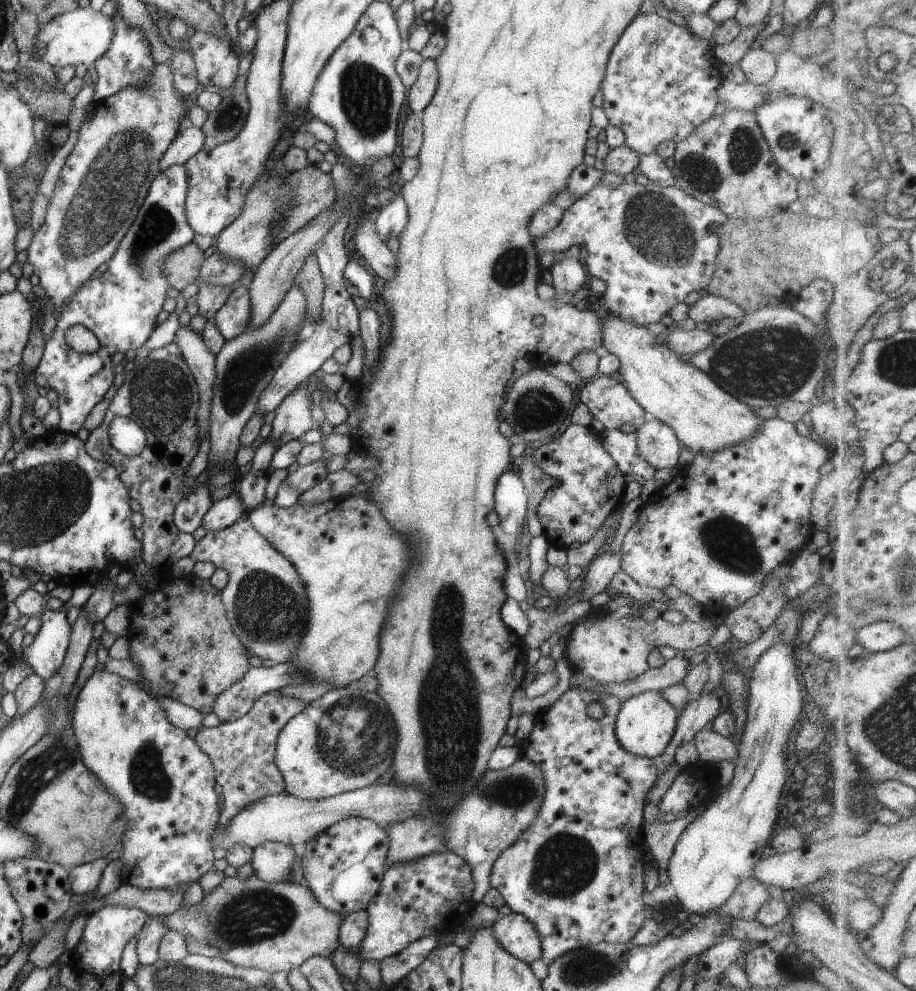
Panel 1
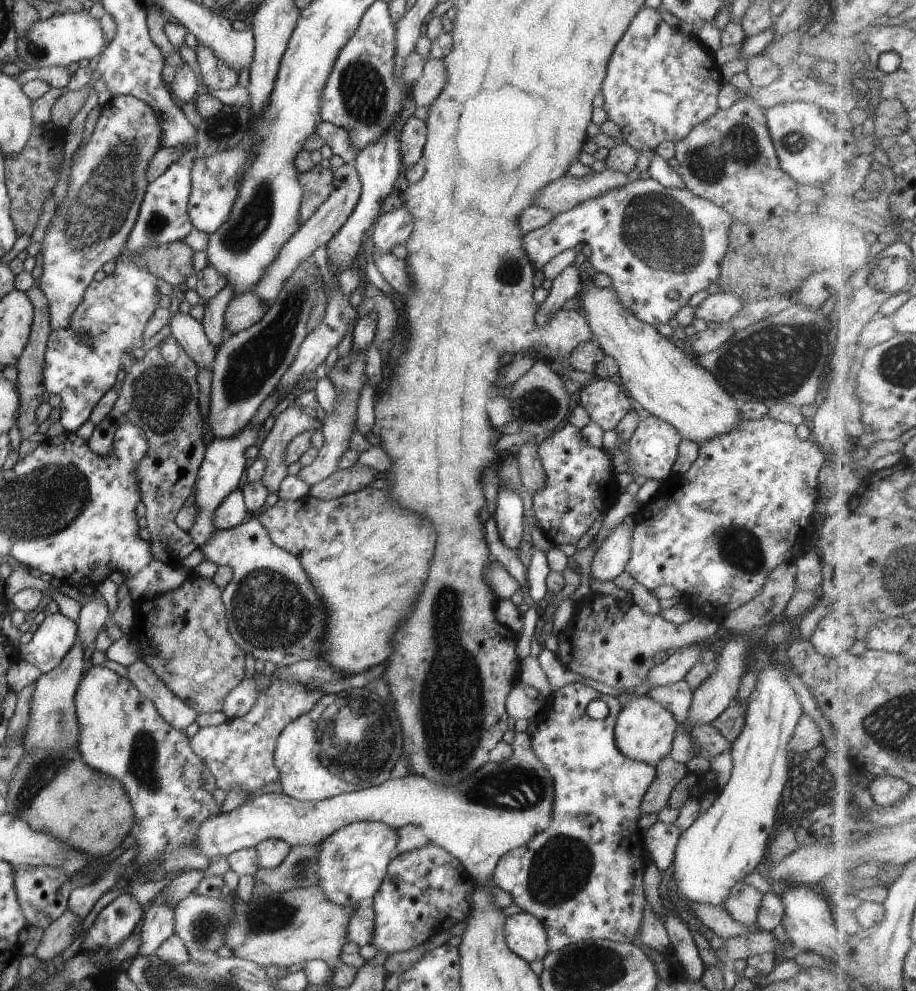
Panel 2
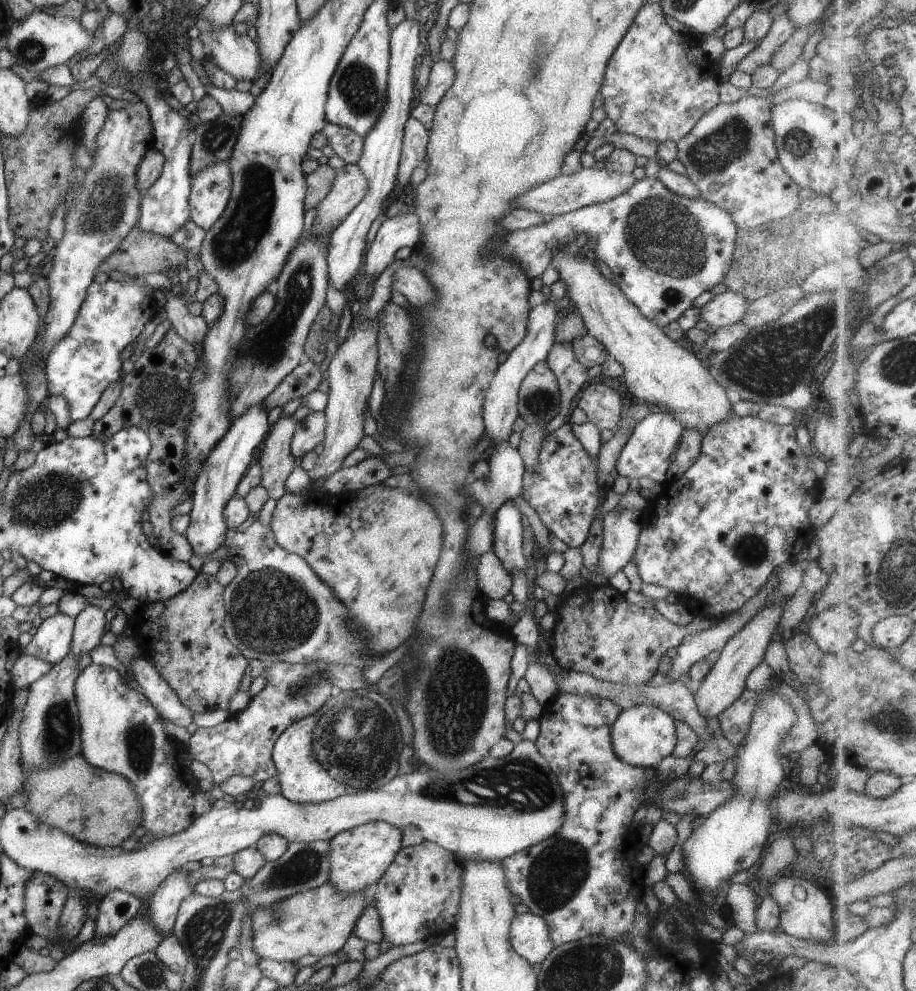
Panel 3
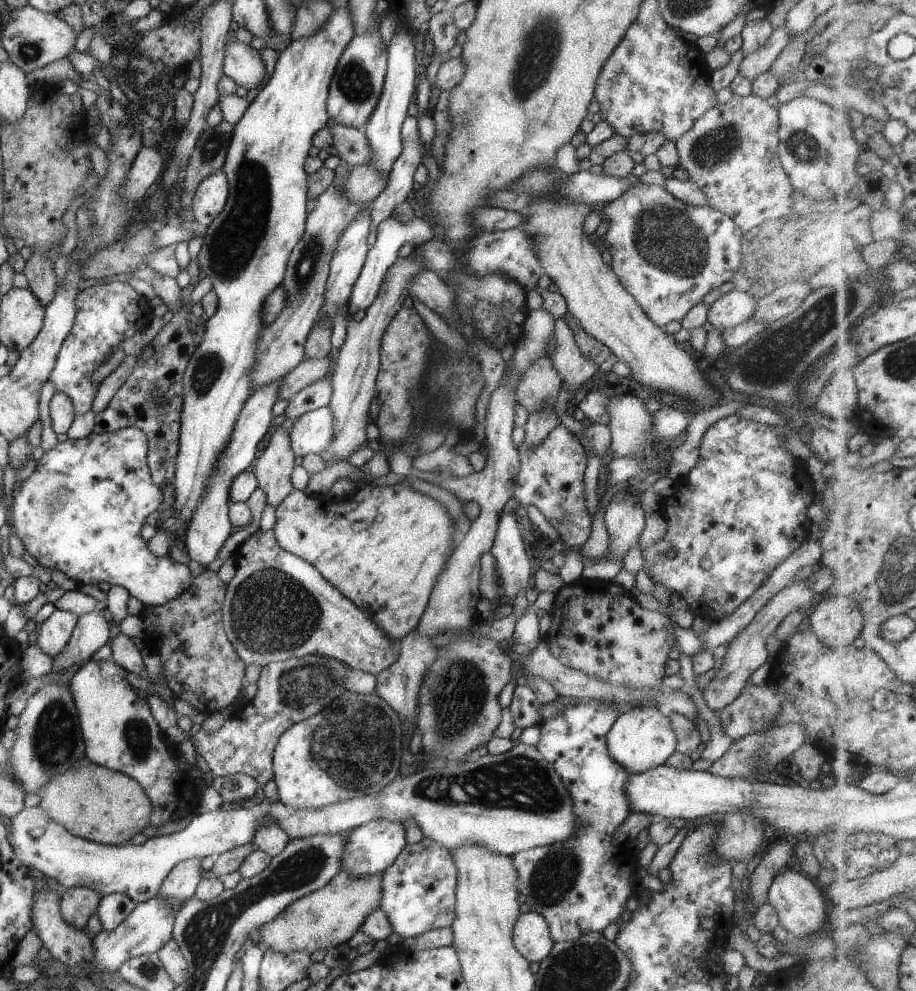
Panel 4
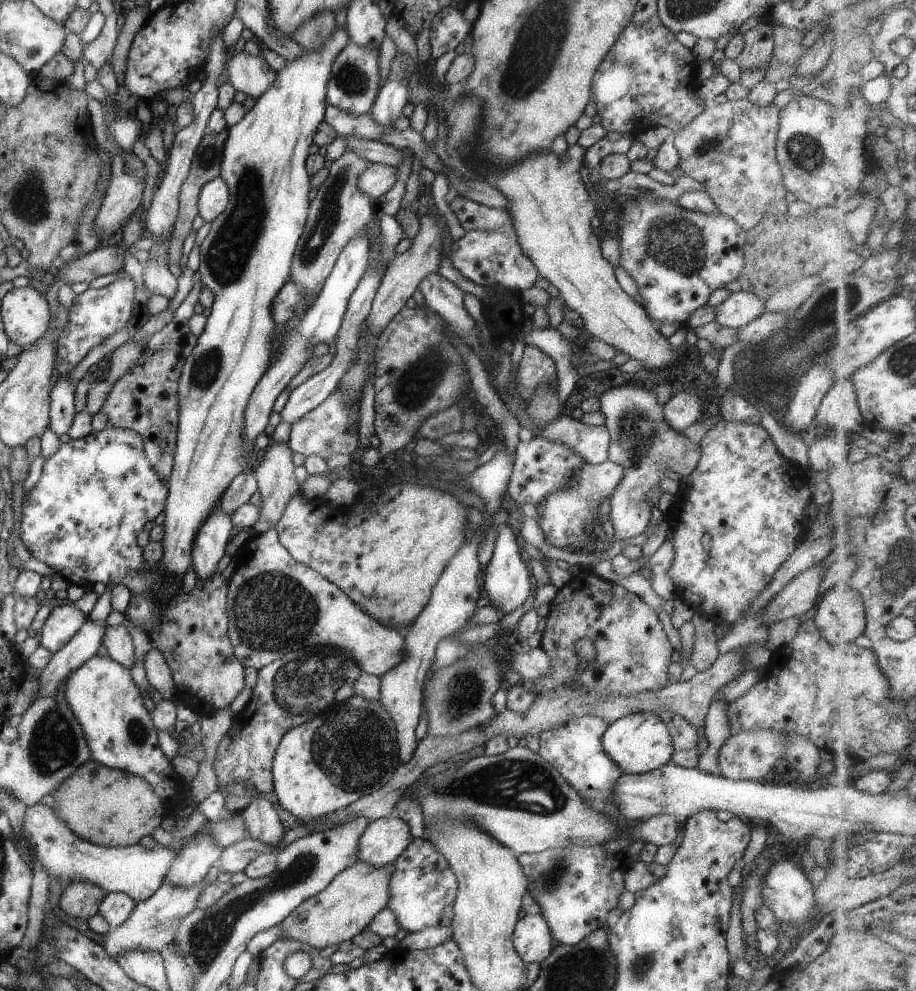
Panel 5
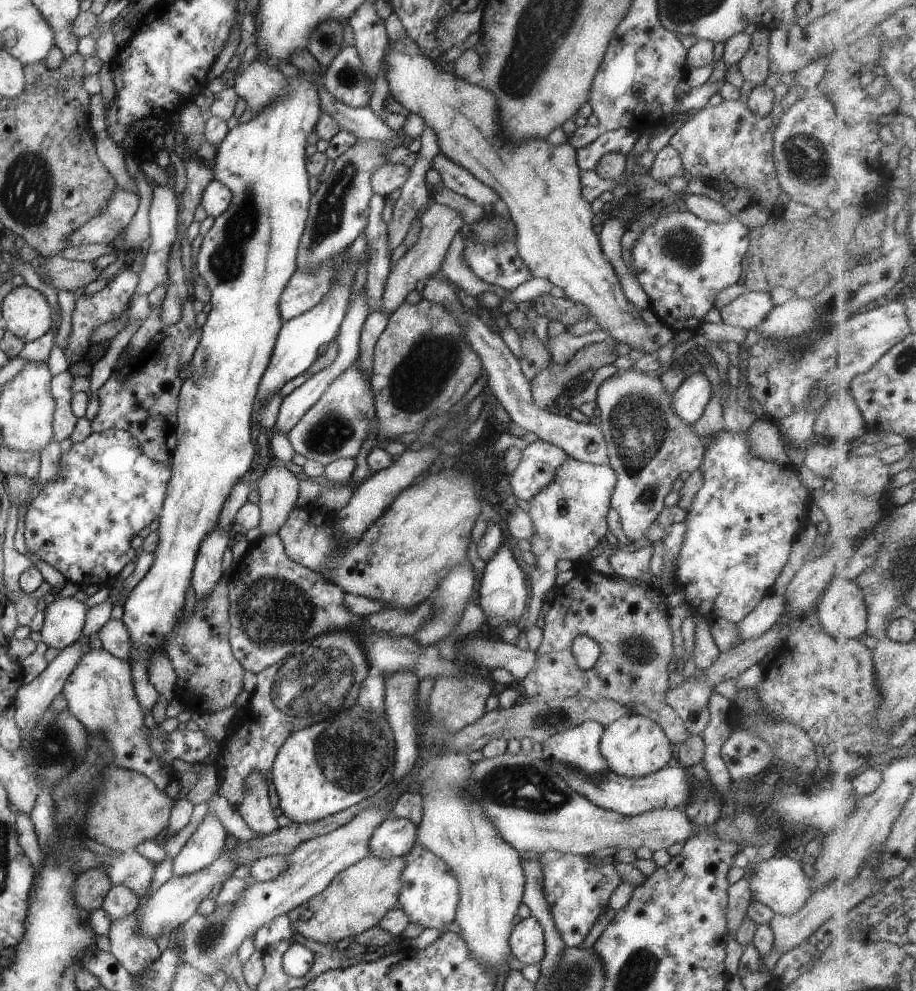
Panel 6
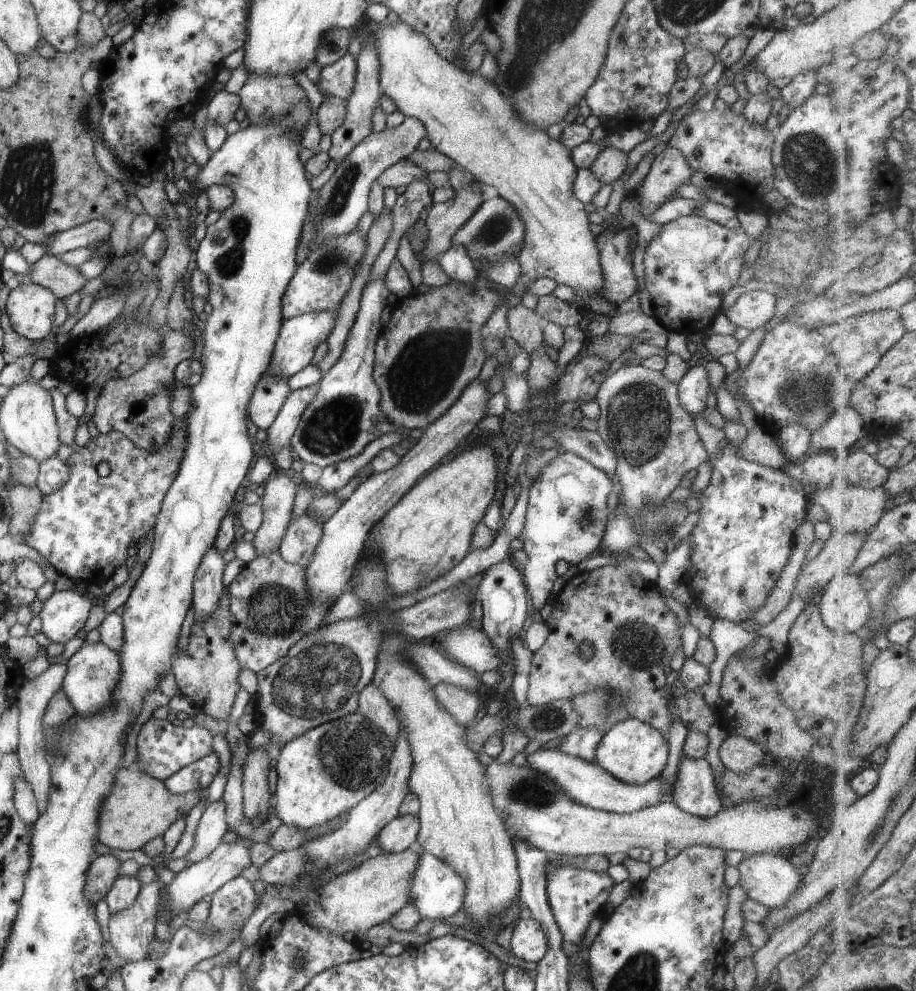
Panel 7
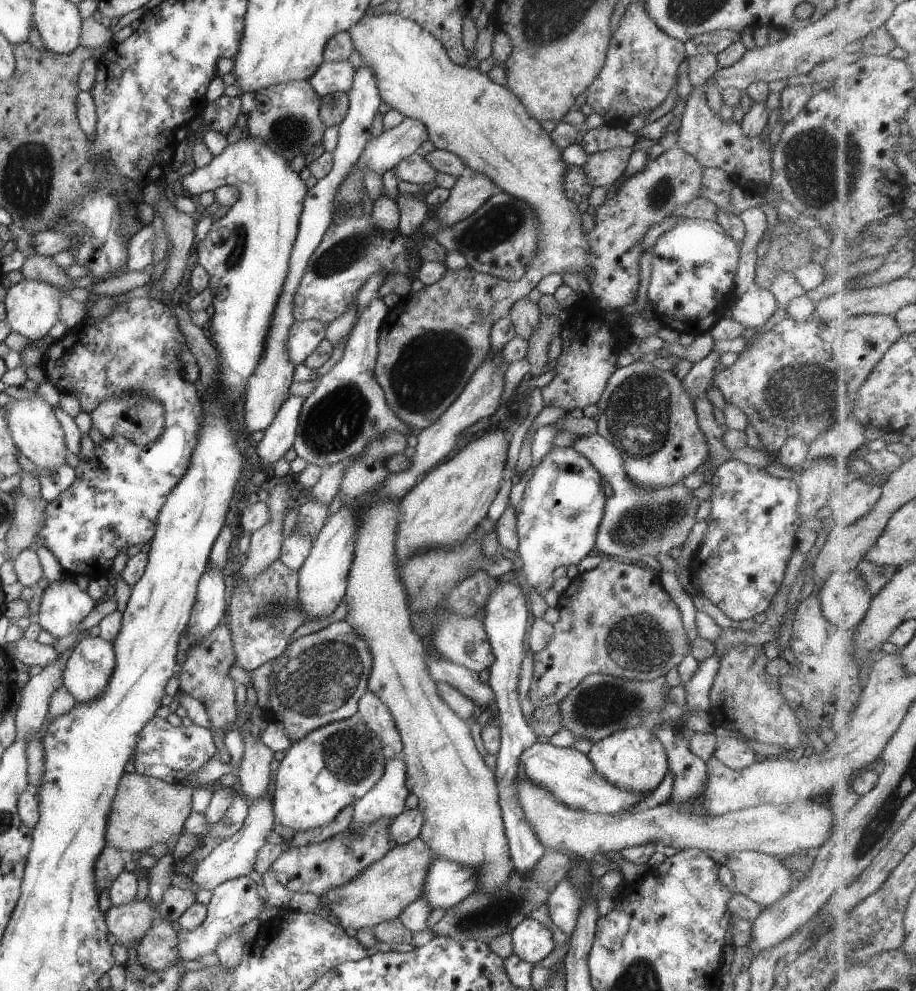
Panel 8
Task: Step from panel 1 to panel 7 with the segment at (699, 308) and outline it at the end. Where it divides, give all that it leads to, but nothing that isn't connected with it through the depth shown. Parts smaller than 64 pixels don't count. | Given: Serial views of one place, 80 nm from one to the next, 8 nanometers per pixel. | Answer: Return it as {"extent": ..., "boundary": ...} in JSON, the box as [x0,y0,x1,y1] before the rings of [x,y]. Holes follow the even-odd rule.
{"extent":[723,290,775,332],"boundary":[[[755,290],[739,296],[723,314],[735,327],[751,332],[775,315],[775,301],[769,292]]]}

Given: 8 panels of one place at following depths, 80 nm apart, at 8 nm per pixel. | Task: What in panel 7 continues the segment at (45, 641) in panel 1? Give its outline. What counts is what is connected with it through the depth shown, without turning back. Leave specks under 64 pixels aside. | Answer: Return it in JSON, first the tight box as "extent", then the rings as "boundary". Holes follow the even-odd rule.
{"extent":[38,590,94,644],"boundary":[[[82,590],[53,591],[42,602],[38,617],[41,630],[49,642],[69,644],[76,636],[87,618],[94,601],[82,595]]]}

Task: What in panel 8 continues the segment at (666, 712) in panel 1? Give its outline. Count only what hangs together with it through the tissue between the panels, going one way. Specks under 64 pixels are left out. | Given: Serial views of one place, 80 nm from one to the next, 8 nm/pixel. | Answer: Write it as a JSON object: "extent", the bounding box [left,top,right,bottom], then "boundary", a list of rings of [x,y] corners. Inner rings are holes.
{"extent":[586,726,669,794],"boundary":[[[641,726],[615,731],[593,741],[586,755],[599,776],[619,789],[637,794],[651,792],[669,769],[662,742]]]}

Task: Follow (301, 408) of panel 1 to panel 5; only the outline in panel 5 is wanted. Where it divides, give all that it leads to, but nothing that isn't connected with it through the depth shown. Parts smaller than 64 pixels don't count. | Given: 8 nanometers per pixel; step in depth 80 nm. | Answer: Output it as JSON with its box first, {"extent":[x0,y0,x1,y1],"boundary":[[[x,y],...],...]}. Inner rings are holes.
{"extent":[251,442,300,526],"boundary":[[[269,442],[265,448],[264,455],[259,465],[251,473],[256,479],[257,491],[261,494],[261,504],[258,510],[258,519],[260,522],[266,521],[272,526],[279,520],[283,514],[283,506],[287,506],[289,498],[297,492],[300,484],[294,478],[293,471],[295,468],[291,462],[293,452],[285,443]]]}

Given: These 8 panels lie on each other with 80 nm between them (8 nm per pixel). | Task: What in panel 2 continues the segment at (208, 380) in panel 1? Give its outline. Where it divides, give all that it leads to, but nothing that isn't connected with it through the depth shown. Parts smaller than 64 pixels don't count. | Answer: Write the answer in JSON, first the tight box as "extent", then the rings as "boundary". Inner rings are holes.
{"extent":[168,311,215,368],"boundary":[[[179,311],[169,316],[168,324],[170,335],[186,350],[196,367],[210,368],[215,348],[206,341],[202,324],[190,315]]]}

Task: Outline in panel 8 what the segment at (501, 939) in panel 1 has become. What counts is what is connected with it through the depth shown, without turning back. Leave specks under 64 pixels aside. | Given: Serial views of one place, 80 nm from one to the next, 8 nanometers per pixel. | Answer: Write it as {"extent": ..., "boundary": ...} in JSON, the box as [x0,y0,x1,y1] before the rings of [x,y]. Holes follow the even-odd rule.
{"extent":[510,918,553,965],"boundary":[[[525,918],[510,932],[512,952],[532,965],[553,950],[553,934],[542,923]]]}

